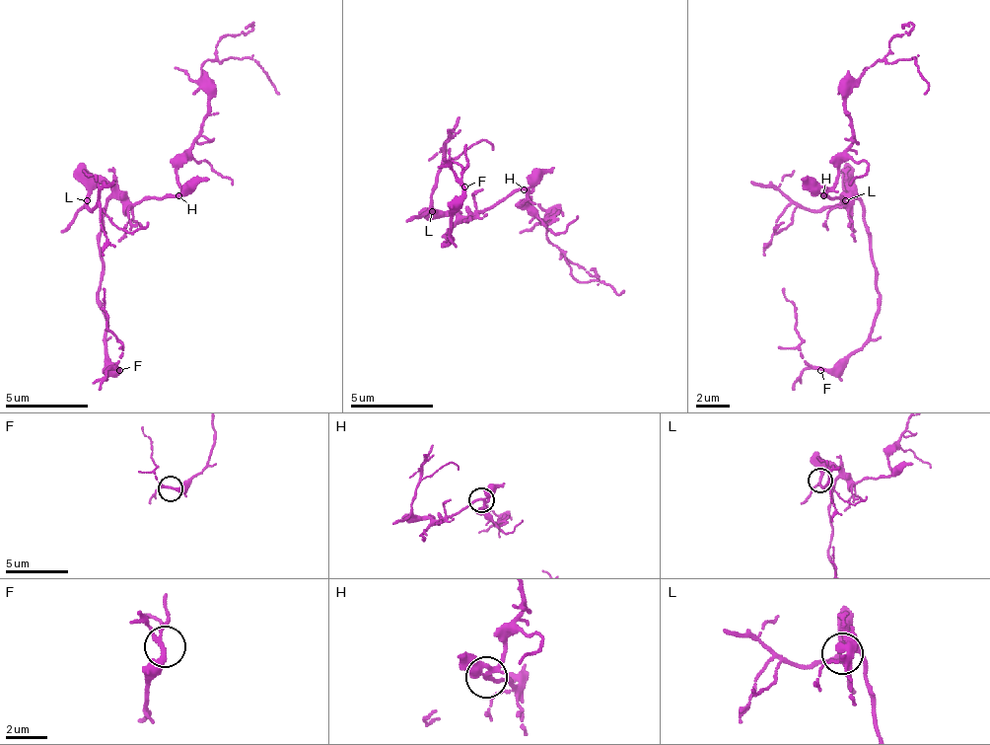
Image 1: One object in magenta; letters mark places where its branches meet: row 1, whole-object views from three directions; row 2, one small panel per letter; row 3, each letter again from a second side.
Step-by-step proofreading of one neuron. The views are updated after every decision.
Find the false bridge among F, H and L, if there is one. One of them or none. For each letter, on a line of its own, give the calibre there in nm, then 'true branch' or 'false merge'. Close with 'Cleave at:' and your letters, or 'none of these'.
F: calibre 240 nm; true branch
H: calibre 260 nm; true branch
L: calibre 240 nm; true branch
Cleave at: none of these

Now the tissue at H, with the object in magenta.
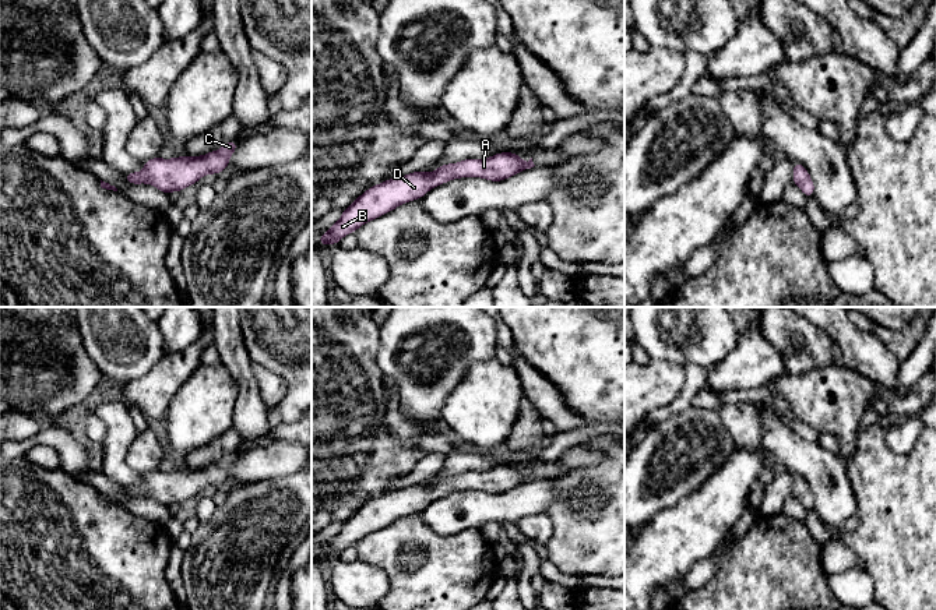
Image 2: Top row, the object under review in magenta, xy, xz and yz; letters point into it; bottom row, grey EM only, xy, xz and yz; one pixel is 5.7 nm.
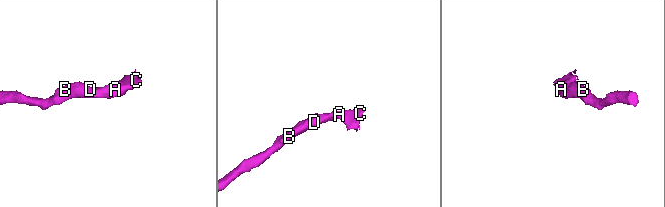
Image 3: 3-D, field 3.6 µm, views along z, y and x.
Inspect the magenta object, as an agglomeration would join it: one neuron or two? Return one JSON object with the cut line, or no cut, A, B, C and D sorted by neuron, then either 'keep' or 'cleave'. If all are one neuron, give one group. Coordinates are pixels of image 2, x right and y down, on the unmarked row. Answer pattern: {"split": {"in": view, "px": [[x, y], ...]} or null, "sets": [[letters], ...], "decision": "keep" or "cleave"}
{"split": null, "sets": [["A", "B", "C", "D"]], "decision": "keep"}

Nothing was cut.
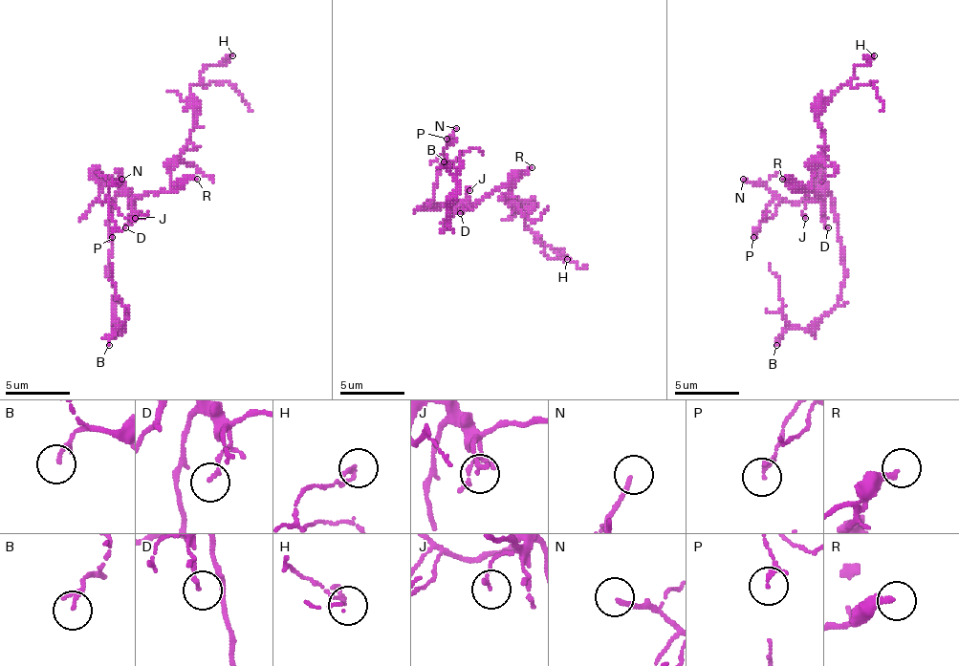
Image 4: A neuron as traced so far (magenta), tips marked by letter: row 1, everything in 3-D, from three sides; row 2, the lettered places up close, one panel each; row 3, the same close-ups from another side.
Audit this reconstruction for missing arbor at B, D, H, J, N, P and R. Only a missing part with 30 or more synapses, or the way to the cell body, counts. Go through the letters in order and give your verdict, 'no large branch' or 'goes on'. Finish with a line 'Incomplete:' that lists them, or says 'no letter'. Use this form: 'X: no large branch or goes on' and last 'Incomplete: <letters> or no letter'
B: no large branch
D: no large branch
H: no large branch
J: no large branch
N: goes on
P: no large branch
R: no large branch
Incomplete: N

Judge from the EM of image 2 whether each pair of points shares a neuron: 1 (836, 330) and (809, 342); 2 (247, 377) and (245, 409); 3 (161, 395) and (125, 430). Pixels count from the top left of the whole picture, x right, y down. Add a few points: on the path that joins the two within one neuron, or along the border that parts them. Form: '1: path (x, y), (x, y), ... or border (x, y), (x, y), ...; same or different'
1: border (809, 321), (819, 325), (834, 342); different
2: path (247, 385), (246, 401); same
3: border (123, 401), (130, 408); different

